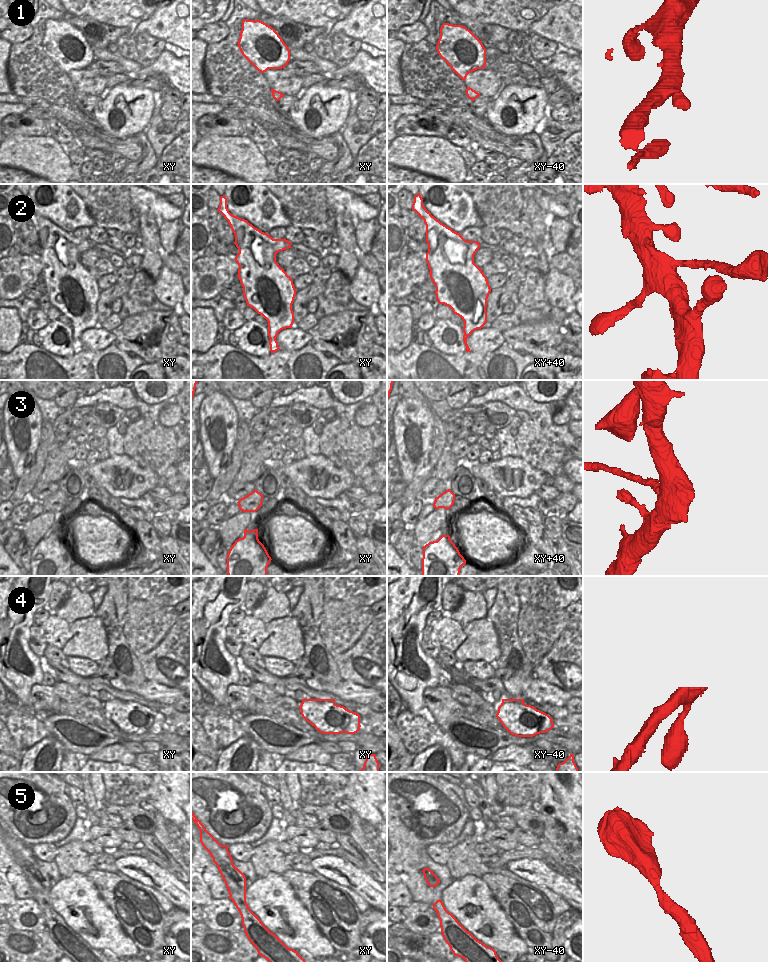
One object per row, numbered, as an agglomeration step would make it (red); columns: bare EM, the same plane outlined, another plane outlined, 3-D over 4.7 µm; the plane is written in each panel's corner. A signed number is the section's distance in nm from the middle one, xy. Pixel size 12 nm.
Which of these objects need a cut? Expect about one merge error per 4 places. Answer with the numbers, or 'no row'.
3

